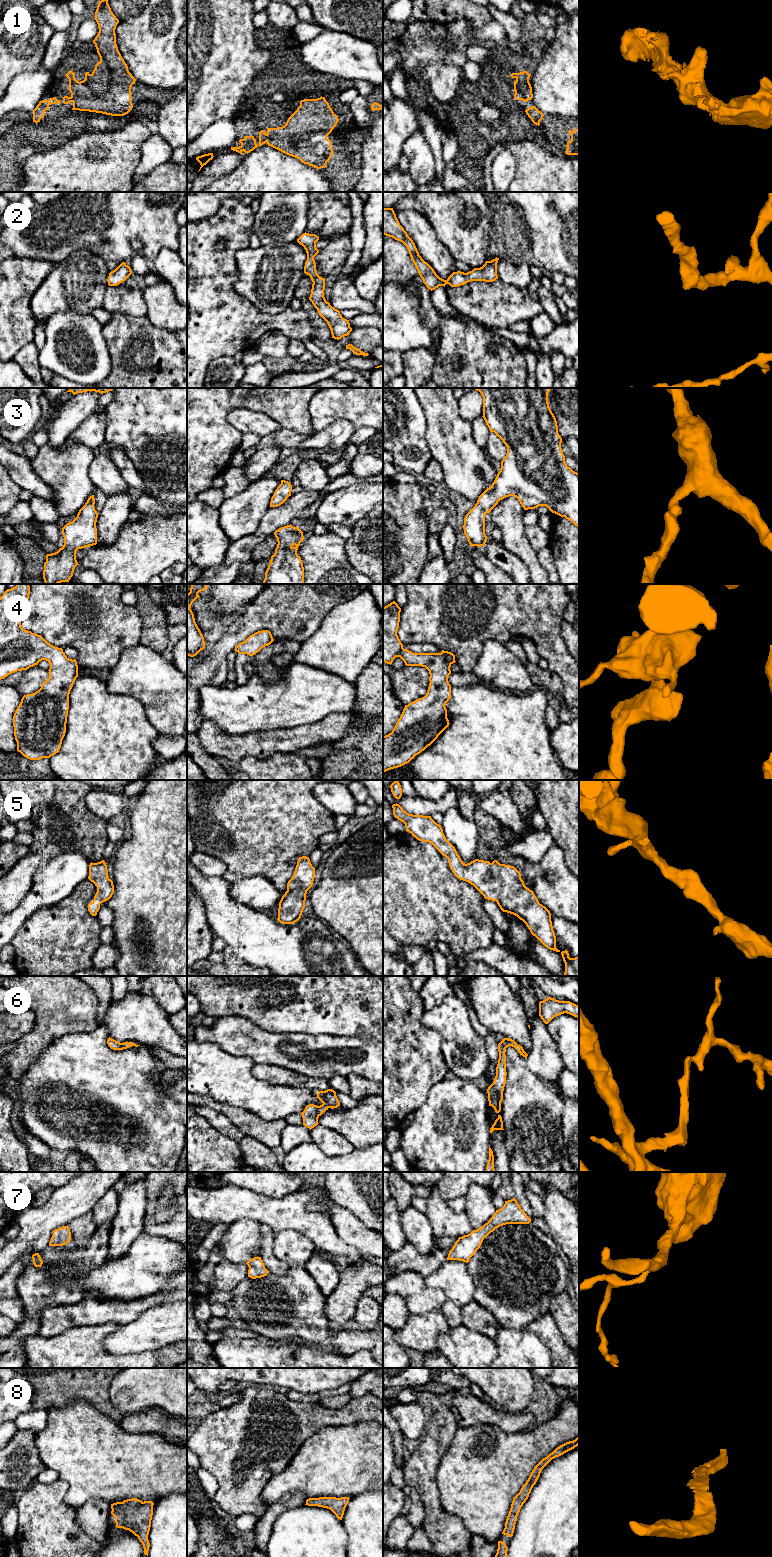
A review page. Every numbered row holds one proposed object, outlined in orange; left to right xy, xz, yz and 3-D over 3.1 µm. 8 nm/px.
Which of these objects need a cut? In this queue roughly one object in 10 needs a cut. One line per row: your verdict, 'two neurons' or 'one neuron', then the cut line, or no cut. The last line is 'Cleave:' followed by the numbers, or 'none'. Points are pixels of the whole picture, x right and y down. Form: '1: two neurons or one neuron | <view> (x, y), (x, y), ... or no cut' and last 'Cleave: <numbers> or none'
1: one neuron | no cut
2: one neuron | no cut
3: one neuron | no cut
4: one neuron | no cut
5: one neuron | no cut
6: one neuron | no cut
7: one neuron | no cut
8: one neuron | no cut
Cleave: none

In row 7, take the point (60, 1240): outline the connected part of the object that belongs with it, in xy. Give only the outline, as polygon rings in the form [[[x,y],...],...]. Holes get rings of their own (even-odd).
[[[63,1226],[61,1228],[55,1229],[53,1231],[53,1235],[50,1239],[50,1246],[63,1246],[70,1242],[71,1240],[71,1232],[67,1226]]]

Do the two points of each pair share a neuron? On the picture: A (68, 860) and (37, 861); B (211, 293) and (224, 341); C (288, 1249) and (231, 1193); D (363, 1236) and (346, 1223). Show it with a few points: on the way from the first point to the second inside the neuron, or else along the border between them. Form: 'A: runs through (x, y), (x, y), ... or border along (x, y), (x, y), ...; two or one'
A: border along (49, 858), (49, 861), (38, 871), (35, 881); two
B: runs through (213, 305), (219, 320), (224, 325), (224, 329); one
C: border along (296, 1231), (279, 1230), (275, 1233); two
D: runs through (359, 1235), (350, 1227); one

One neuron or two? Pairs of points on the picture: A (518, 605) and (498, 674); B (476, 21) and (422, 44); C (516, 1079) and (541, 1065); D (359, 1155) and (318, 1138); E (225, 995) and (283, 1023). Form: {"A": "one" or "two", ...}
{"A": "two", "B": "two", "C": "two", "D": "two", "E": "one"}

